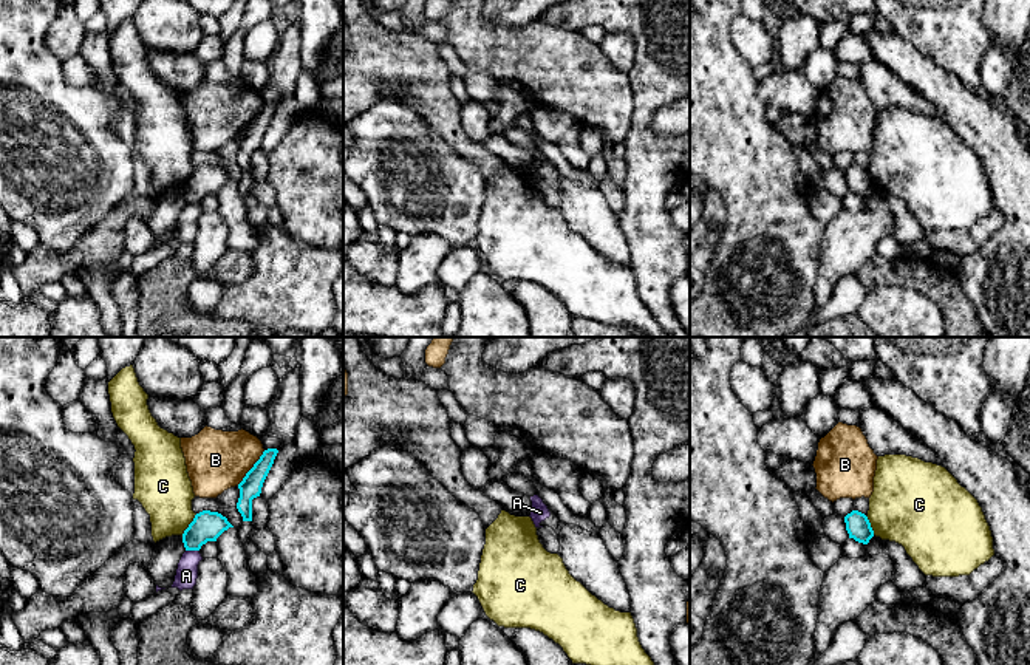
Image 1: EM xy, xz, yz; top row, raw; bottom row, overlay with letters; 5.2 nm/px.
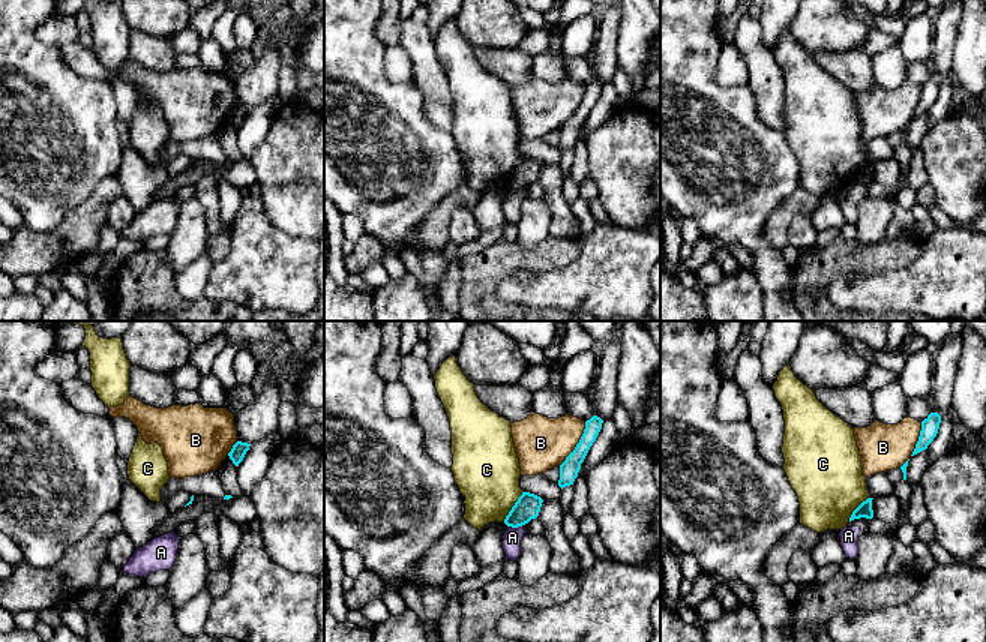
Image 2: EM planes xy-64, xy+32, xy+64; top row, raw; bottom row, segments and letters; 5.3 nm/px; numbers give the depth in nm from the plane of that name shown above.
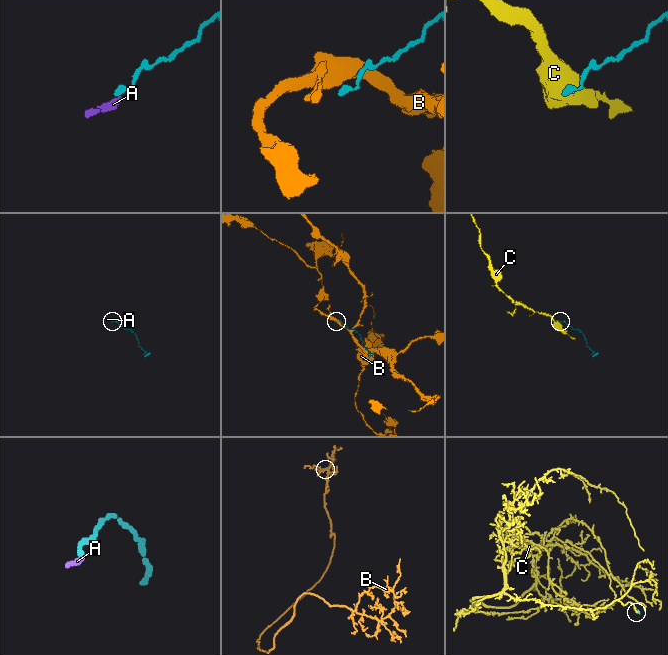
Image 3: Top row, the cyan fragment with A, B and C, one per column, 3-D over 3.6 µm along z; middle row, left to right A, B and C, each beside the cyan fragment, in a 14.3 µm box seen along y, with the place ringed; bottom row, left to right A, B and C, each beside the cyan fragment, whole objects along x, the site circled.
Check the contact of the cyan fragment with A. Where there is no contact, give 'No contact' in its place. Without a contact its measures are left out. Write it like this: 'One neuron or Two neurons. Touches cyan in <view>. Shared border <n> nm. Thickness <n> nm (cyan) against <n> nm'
Two neurons. Touches cyan in xy. Shared border 70 nm. Thickness 160 nm (cyan) against 110 nm

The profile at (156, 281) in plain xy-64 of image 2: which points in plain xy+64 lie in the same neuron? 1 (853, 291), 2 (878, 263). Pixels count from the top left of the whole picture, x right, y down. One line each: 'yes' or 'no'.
1: no
2: yes

